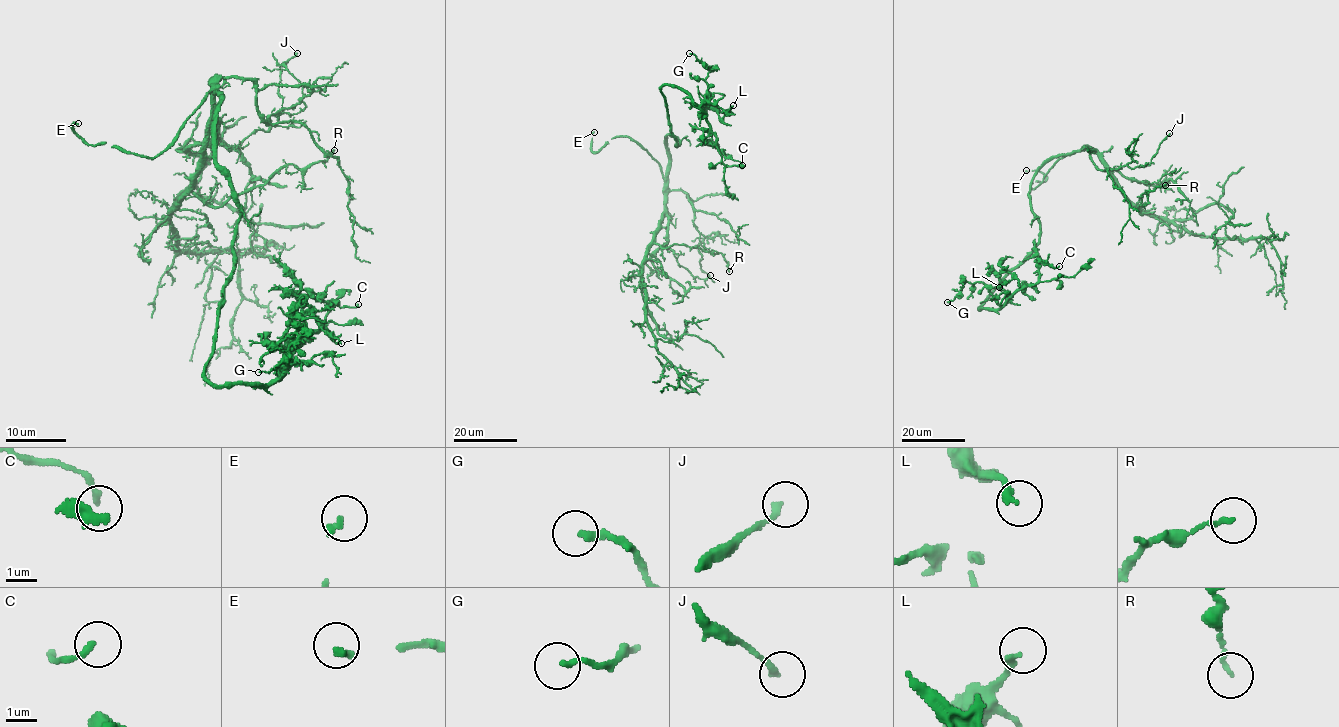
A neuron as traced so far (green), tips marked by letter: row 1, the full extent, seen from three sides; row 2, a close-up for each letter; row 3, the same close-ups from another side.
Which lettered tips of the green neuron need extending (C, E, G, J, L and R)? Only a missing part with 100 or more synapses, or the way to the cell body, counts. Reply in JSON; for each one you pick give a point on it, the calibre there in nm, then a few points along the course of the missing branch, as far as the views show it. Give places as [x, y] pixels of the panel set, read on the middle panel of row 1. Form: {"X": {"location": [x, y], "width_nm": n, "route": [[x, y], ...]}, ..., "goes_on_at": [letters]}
{"E": {"location": [594, 132], "width_nm": 190, "route": [[594, 132], [594, 112], [586, 96], [588, 94], [584, 93]]}, "goes_on_at": ["E"]}

